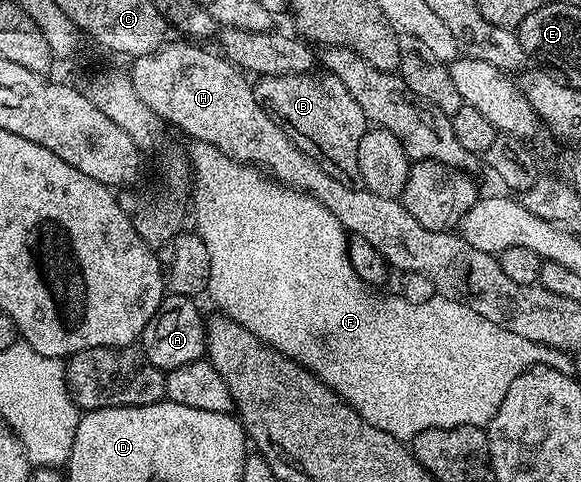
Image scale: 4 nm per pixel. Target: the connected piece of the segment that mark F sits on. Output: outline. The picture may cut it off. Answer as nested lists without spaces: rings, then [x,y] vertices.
[[[196,141],[190,147],[192,149],[189,149],[189,160],[195,186],[191,189],[189,209],[193,214],[193,221],[195,217],[194,232],[199,234],[201,243],[205,243],[205,251],[209,251],[209,283],[206,292],[211,293],[212,299],[215,300],[214,308],[229,319],[241,323],[245,331],[253,331],[253,335],[257,335],[269,347],[281,351],[289,359],[303,365],[314,377],[320,377],[340,399],[349,402],[366,421],[373,423],[373,427],[400,439],[413,438],[421,431],[448,429],[458,425],[486,427],[493,419],[493,415],[497,415],[497,407],[501,407],[501,399],[505,399],[517,375],[535,368],[536,365],[558,366],[559,360],[565,357],[564,350],[542,345],[533,339],[525,339],[522,335],[513,335],[513,331],[505,331],[505,327],[489,323],[489,319],[477,315],[477,311],[448,297],[431,295],[428,301],[406,301],[403,297],[374,297],[371,294],[374,292],[369,291],[368,286],[364,285],[362,279],[353,271],[353,263],[349,263],[347,254],[349,234],[337,219],[337,215],[329,211],[329,207],[313,199],[308,193],[280,185],[278,181],[268,177],[262,169],[235,161],[209,143]]]

